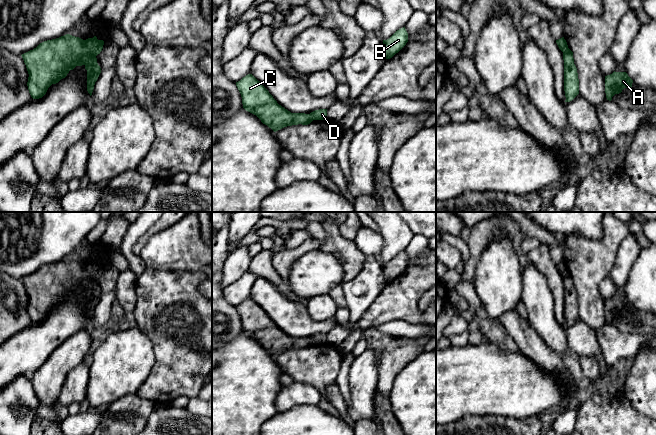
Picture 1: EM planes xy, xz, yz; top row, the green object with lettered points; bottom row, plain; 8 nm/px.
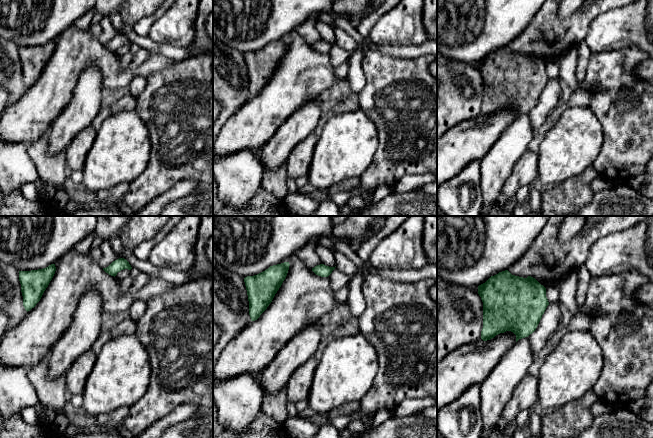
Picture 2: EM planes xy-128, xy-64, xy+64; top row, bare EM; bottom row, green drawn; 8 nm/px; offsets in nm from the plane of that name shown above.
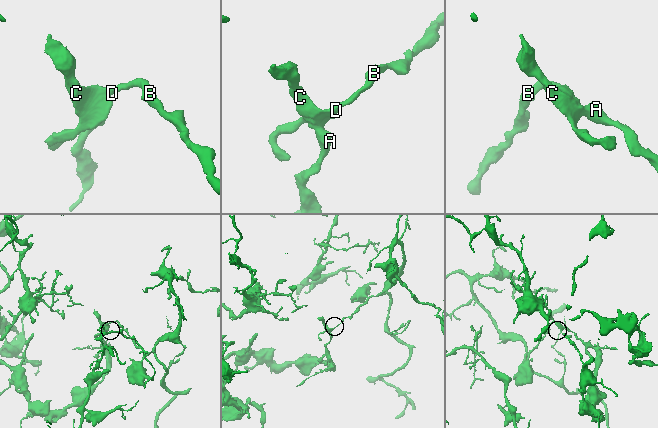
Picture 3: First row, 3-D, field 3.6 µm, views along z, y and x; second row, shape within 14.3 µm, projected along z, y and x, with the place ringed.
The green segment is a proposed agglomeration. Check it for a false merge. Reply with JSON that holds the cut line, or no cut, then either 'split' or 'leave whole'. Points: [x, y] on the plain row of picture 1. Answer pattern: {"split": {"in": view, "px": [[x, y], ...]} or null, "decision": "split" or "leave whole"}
{"split": {"in": "xy", "px": [[83, 264], [86, 272], [95, 280]]}, "decision": "split"}

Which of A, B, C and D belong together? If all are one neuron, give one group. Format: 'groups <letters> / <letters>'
groups A C / B D

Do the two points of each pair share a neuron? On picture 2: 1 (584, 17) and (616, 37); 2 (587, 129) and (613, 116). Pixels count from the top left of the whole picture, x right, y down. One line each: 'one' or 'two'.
1: two
2: two

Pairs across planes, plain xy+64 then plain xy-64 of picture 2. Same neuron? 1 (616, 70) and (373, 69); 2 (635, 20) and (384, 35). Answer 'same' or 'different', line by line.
1: same
2: same

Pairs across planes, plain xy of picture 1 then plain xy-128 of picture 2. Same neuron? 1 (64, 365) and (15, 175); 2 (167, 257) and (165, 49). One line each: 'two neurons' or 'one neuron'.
1: two neurons
2: two neurons

